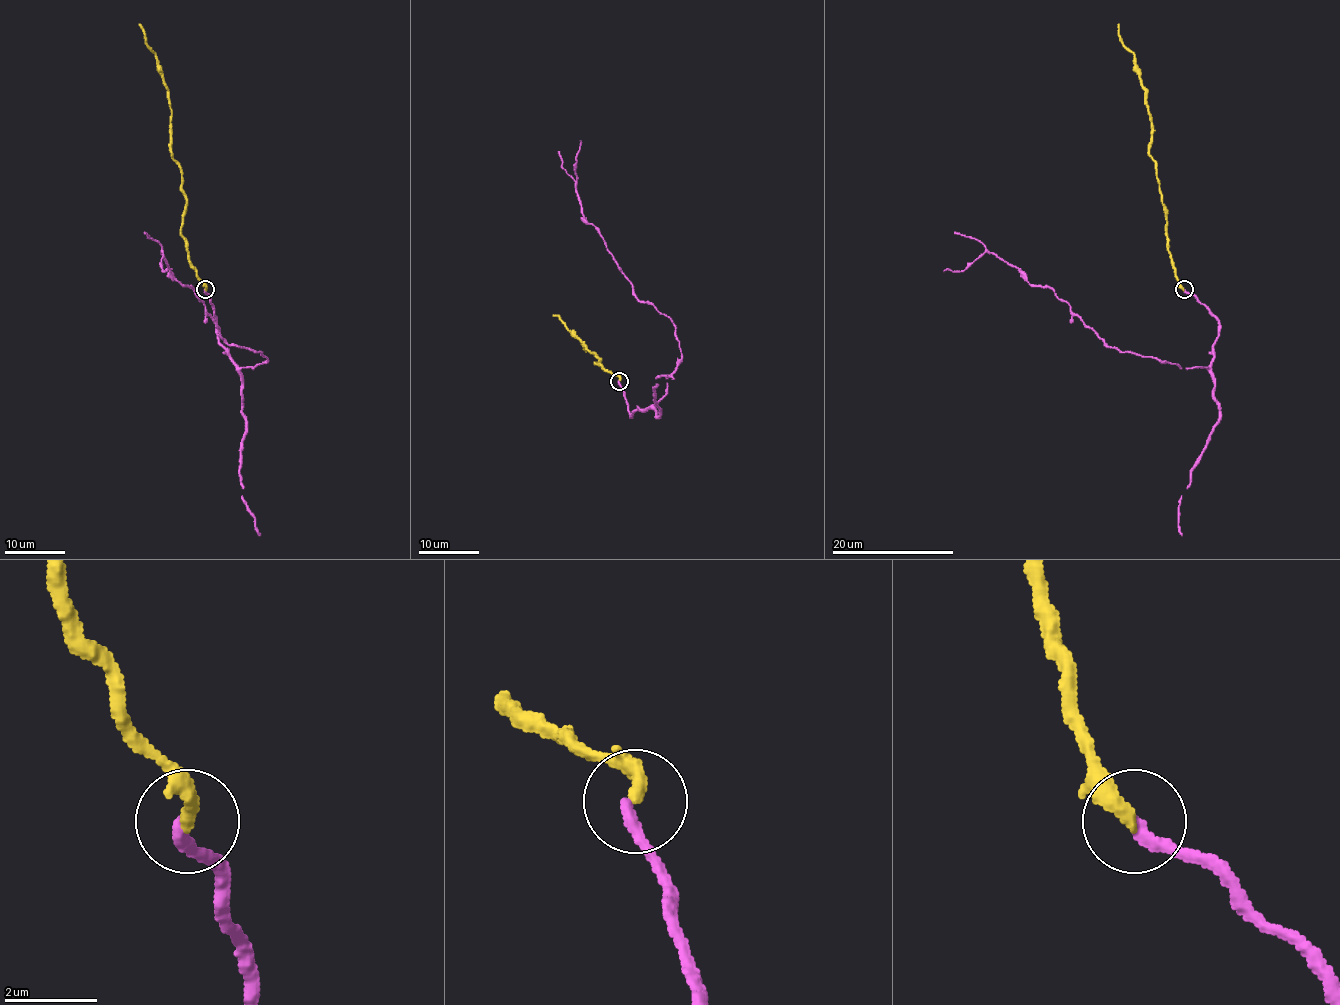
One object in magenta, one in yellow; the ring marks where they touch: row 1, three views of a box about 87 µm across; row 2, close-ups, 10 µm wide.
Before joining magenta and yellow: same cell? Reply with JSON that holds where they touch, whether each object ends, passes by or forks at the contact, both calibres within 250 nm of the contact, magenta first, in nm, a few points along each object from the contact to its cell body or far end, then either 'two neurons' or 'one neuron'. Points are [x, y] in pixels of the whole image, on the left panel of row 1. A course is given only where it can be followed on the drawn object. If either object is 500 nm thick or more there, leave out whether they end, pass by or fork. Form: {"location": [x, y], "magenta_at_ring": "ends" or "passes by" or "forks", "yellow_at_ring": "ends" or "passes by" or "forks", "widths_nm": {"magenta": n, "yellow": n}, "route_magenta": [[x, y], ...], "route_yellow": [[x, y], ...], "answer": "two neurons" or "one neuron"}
{"location": [205, 289], "magenta_at_ring": "ends", "yellow_at_ring": "ends", "widths_nm": {"magenta": 280, "yellow": 360}, "route_magenta": [[205, 289], [219, 344], [240, 366], [267, 360], [261, 353], [228, 344], [161, 253], [162, 271], [167, 271]], "route_yellow": [[205, 289], [181, 233], [185, 195], [181, 166], [170, 154], [169, 88], [156, 54], [146, 43], [138, 23]], "answer": "one neuron"}

